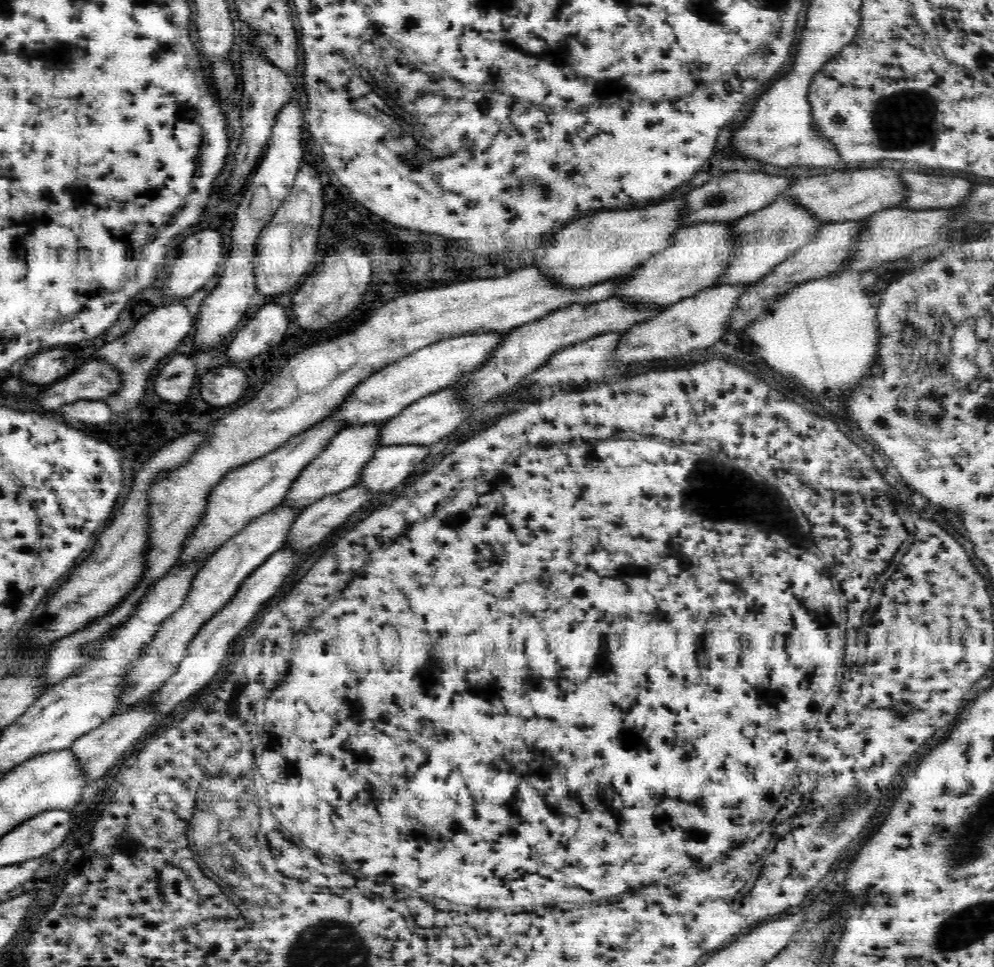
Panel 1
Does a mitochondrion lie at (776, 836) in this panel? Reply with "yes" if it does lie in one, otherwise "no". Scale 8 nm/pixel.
no

